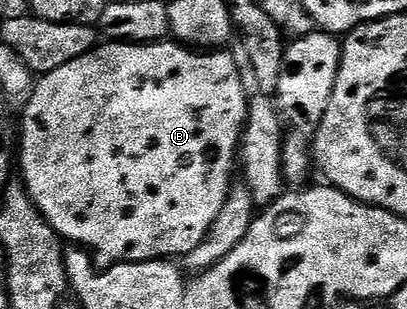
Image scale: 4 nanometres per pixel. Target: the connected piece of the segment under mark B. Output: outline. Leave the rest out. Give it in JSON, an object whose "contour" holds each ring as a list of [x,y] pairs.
{"contour":[[[173,39],[155,41],[152,45],[102,43],[80,55],[80,59],[72,59],[72,63],[64,63],[64,67],[56,67],[56,71],[37,78],[32,92],[25,98],[26,110],[22,113],[20,181],[59,237],[93,251],[106,263],[182,259],[187,253],[196,251],[200,239],[208,235],[212,223],[216,223],[216,215],[220,215],[220,207],[224,207],[229,197],[232,188],[230,176],[234,169],[236,173],[236,158],[240,153],[242,130],[246,123],[248,92],[233,55],[226,52],[230,51],[199,51]]]}

